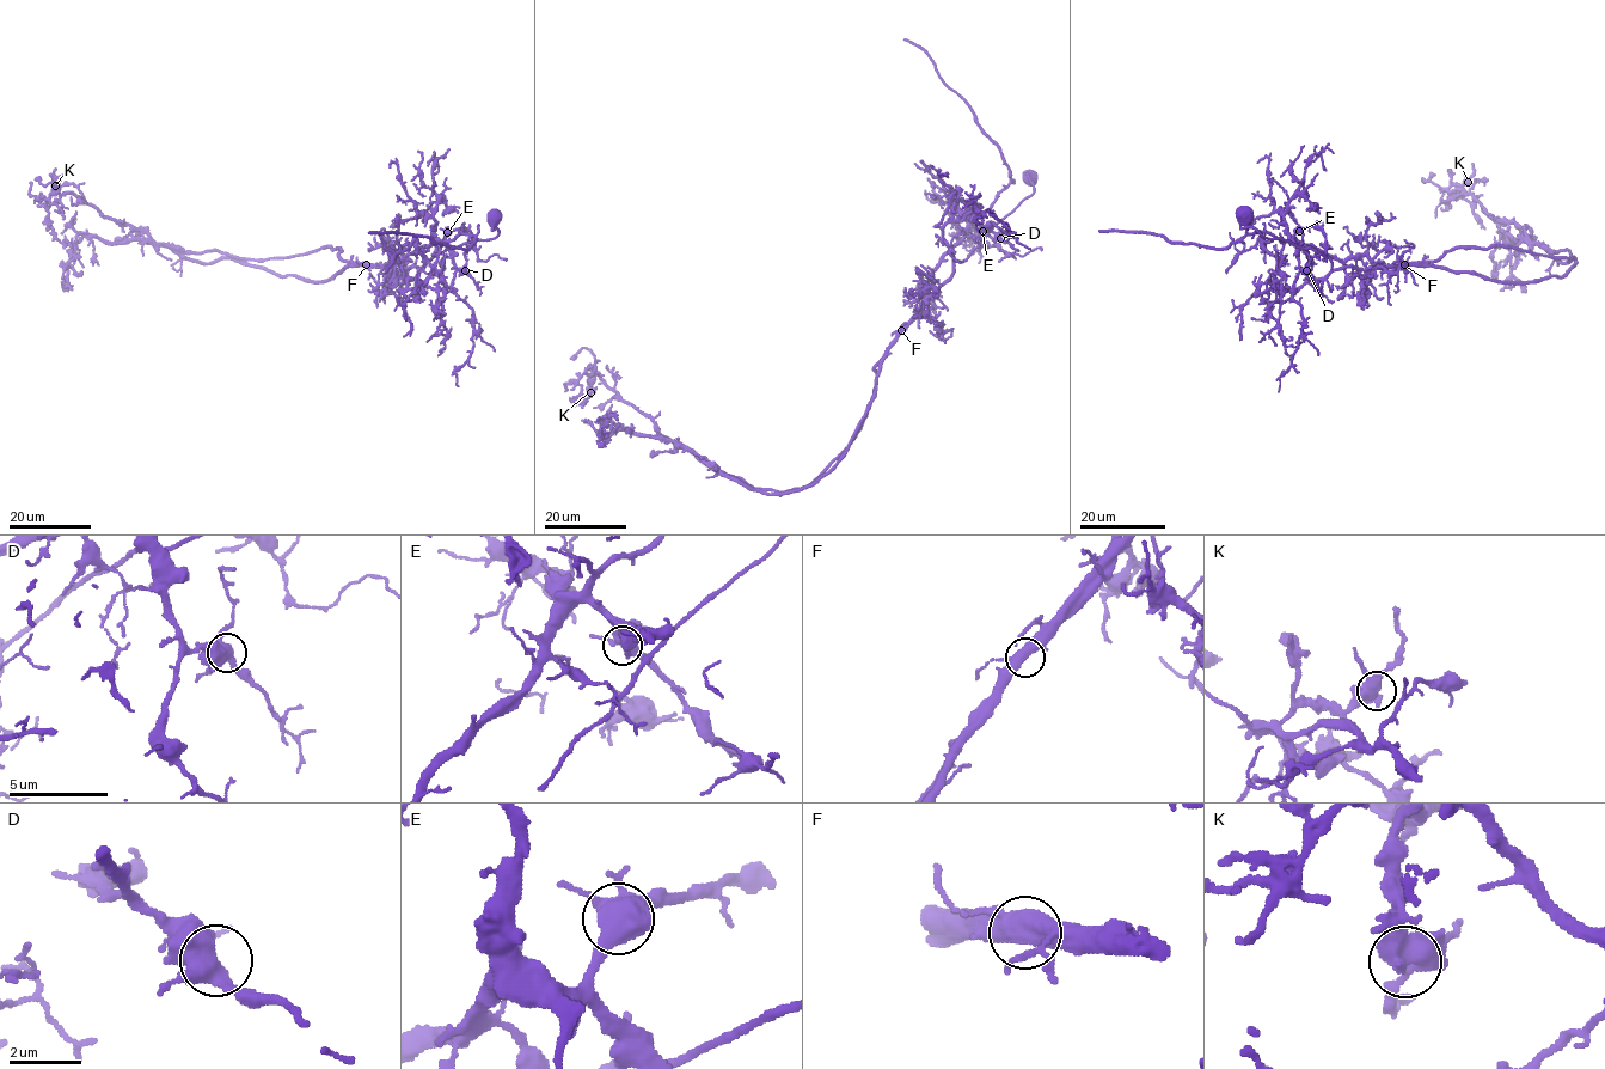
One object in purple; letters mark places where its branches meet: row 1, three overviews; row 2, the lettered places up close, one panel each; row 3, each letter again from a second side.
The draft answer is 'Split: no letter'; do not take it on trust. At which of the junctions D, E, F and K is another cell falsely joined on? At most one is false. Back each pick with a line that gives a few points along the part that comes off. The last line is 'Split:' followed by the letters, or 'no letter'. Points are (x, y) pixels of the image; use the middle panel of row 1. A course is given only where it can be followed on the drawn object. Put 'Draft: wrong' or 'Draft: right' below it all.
F: foreign part runs (901, 330), (845, 454), (802, 488), (753, 490), (681, 445), (632, 431), (604, 433), (604, 443)
Split: F
Draft: wrong

